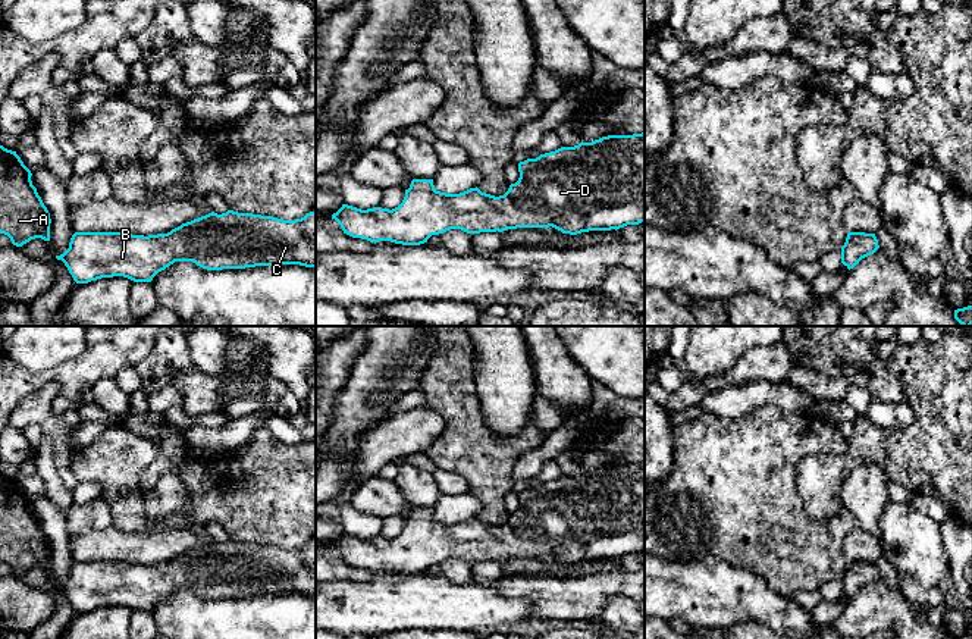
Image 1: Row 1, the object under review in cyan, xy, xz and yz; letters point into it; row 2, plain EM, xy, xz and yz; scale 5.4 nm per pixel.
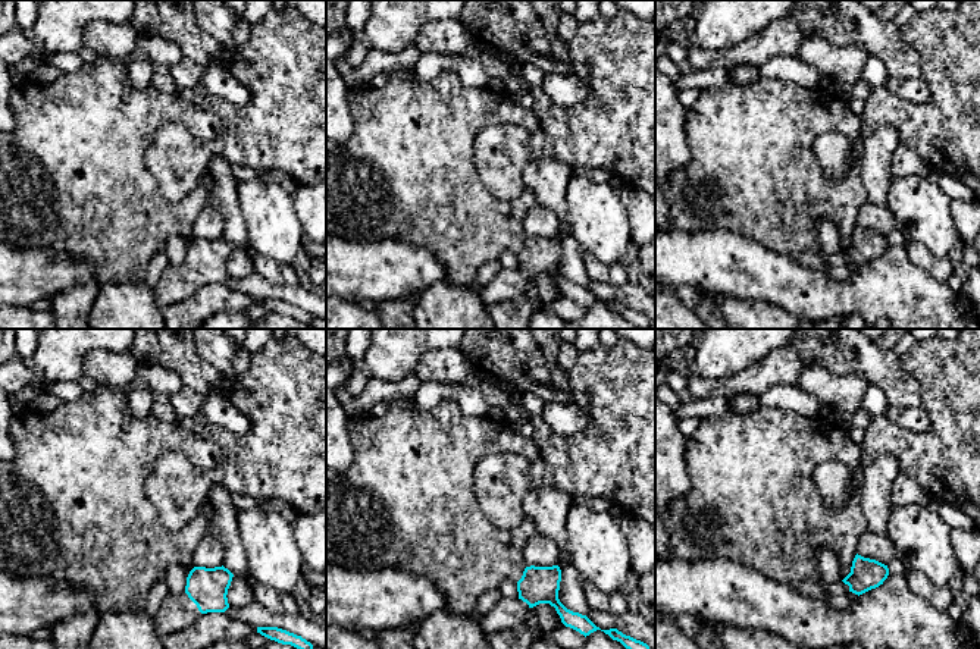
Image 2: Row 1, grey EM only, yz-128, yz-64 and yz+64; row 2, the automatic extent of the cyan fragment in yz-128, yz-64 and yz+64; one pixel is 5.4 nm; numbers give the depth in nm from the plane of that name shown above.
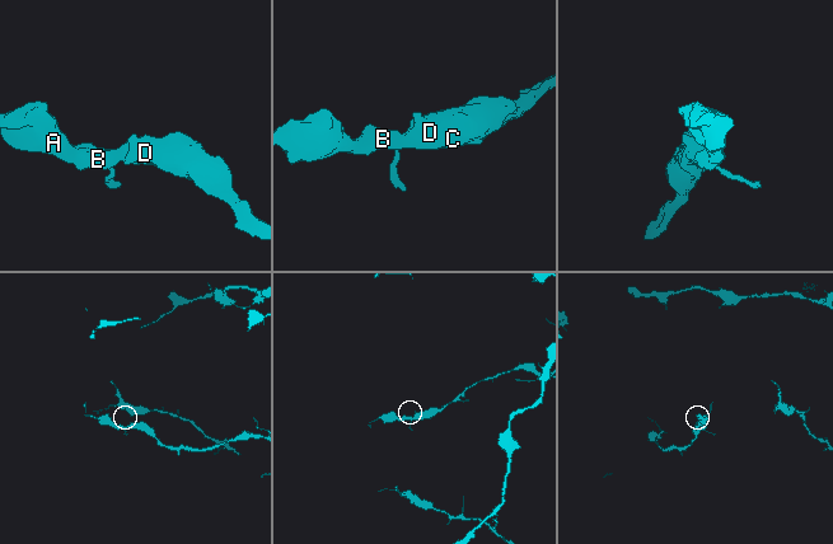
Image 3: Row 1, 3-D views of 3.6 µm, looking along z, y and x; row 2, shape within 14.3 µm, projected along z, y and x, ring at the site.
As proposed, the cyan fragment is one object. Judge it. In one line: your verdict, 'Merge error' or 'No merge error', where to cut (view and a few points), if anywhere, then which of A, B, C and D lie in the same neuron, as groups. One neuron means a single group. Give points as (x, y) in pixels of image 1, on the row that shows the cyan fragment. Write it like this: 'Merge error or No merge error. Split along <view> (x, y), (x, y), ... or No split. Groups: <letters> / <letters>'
No merge error. No split. Groups: A B C D

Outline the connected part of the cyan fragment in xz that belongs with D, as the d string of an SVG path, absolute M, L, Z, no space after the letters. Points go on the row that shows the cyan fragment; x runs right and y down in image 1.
M645 132L608 135L574 147L561 147L518 163L520 178L504 195L482 192L477 187L460 194L435 189L433 179L413 179L402 203L389 210L361 210L348 204L332 214L344 234L370 242L391 241L420 245L449 229L467 234L502 232L517 228L555 228L577 235L611 231L645 222Z

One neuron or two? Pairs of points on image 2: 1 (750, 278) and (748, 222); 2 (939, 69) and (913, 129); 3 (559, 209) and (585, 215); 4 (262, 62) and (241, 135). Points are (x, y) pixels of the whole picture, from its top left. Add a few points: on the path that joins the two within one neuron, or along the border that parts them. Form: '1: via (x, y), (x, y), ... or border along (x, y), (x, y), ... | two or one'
1: border along (714, 229), (752, 238), (779, 254) | two
2: via (939, 84), (939, 103), (927, 115) | one
3: border along (572, 176), (564, 193), (570, 232) | two
4: via (263, 80), (263, 113), (259, 118) | one

